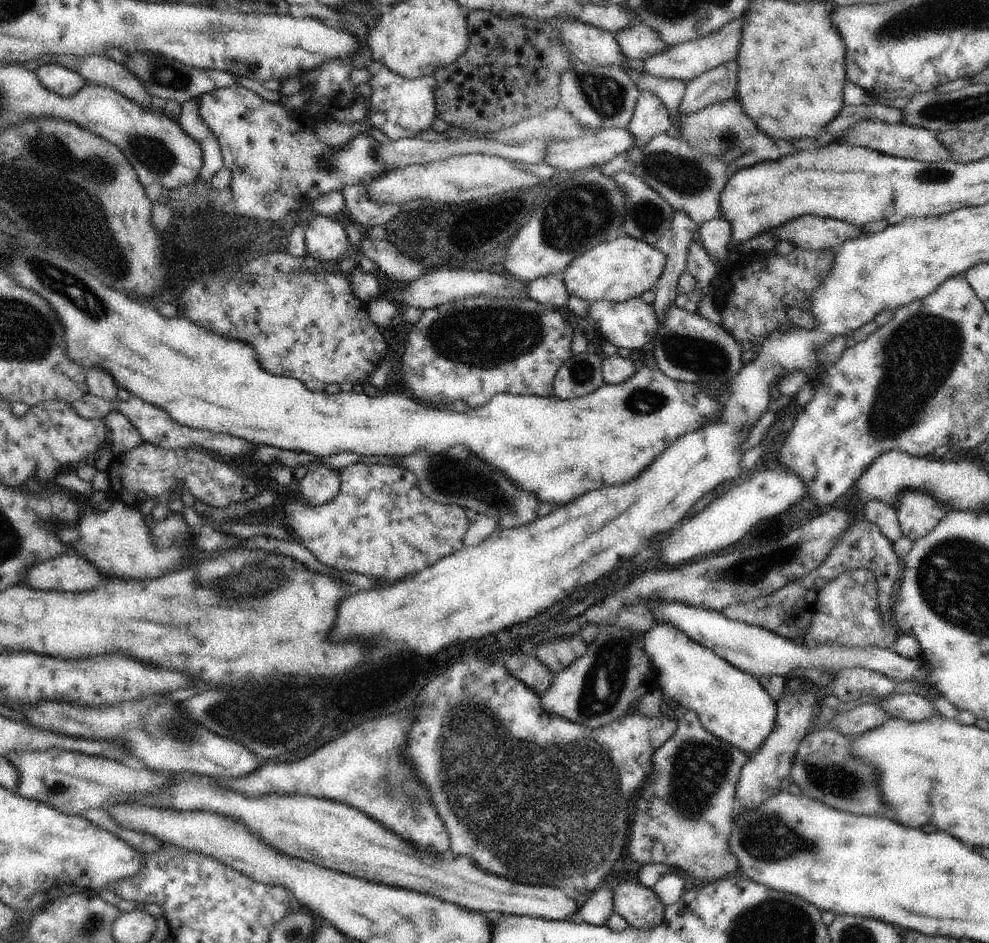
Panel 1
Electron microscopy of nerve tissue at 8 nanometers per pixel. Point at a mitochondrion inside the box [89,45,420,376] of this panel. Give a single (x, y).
(161, 74)

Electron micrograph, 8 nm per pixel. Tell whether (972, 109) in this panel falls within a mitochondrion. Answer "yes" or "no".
yes

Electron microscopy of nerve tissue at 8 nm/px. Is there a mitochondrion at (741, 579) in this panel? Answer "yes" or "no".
yes

